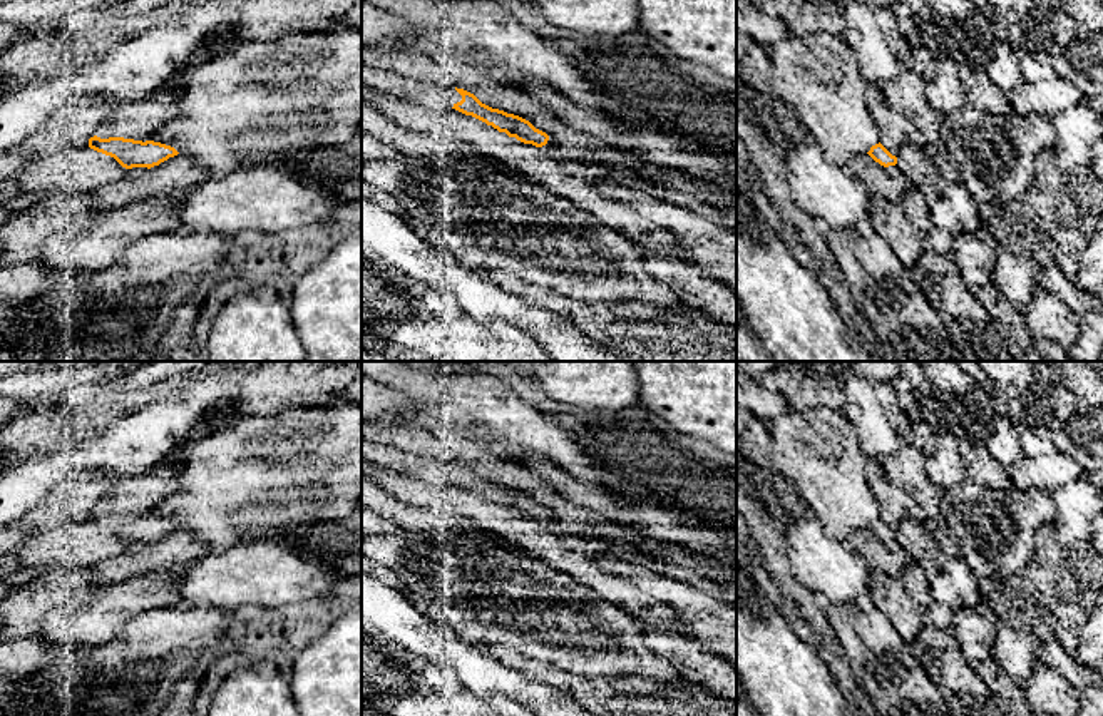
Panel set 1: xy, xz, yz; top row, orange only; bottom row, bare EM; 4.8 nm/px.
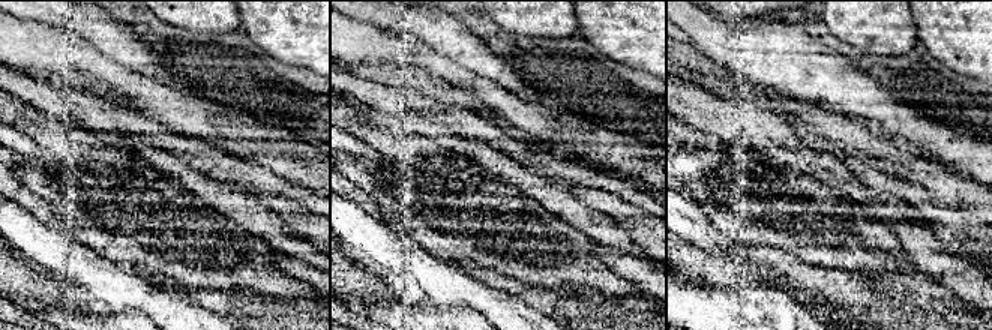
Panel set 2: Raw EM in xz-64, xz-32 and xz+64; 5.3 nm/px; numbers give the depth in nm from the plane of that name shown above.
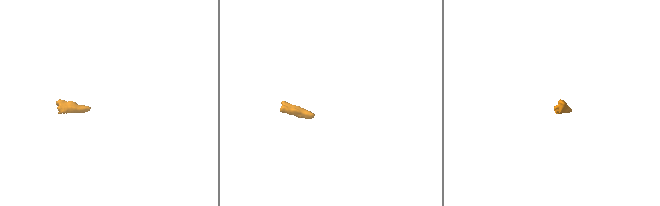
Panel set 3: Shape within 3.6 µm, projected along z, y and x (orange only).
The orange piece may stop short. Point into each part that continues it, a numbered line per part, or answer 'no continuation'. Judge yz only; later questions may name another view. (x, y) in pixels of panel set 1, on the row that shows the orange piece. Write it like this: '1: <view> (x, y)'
1: yz (896, 129)

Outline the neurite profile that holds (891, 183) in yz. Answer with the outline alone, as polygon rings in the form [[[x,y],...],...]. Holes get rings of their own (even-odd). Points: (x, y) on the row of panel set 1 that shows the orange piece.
[[[869,154],[855,156],[847,169],[862,181],[872,196],[882,196],[892,202],[902,202],[911,186],[897,164],[884,167]]]

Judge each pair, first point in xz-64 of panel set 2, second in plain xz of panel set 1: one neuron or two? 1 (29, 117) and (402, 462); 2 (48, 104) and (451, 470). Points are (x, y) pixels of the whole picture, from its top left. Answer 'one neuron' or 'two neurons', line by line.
1: two neurons
2: one neuron

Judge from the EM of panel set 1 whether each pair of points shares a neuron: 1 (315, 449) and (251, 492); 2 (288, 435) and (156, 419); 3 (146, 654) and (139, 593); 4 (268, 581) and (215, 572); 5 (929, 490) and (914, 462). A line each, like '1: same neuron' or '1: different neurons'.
1: same neuron
2: different neurons
3: different neurons
4: same neuron
5: same neuron

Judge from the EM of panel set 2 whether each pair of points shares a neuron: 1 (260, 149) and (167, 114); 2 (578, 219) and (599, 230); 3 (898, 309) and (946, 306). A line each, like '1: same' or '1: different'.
1: same
2: same
3: same

